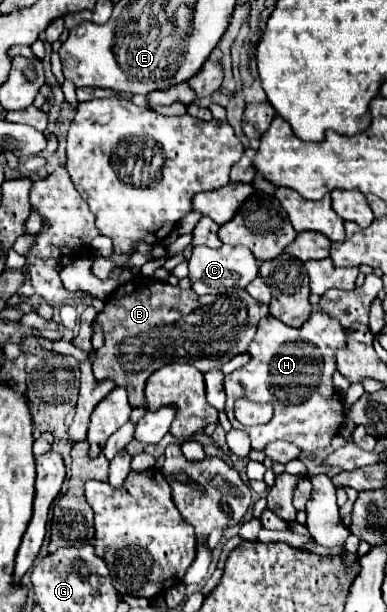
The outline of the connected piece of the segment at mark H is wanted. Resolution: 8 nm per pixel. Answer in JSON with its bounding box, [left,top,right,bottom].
[226,311,346,451]

